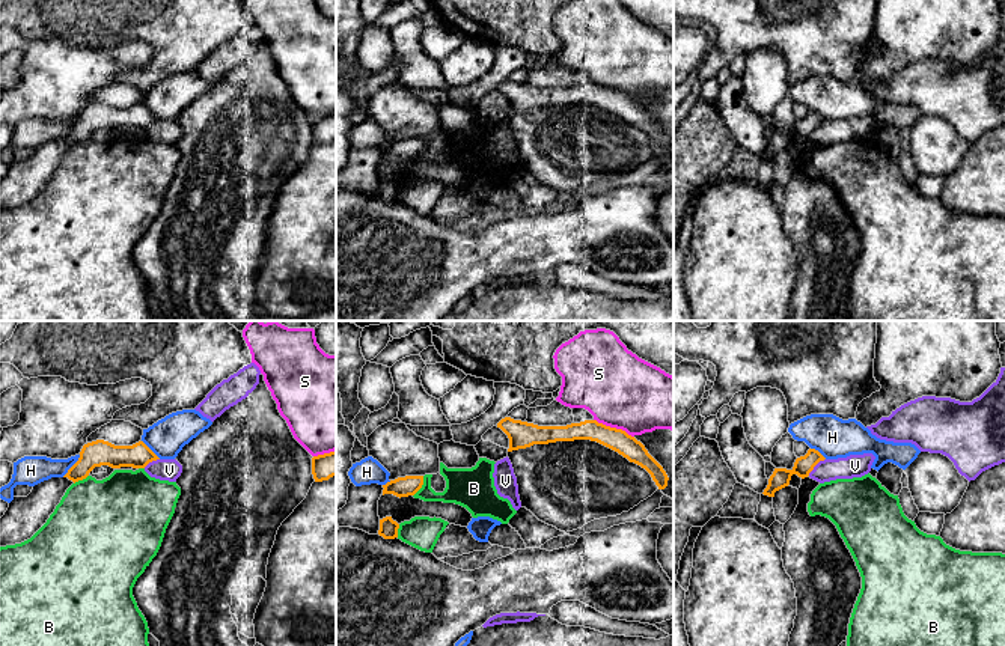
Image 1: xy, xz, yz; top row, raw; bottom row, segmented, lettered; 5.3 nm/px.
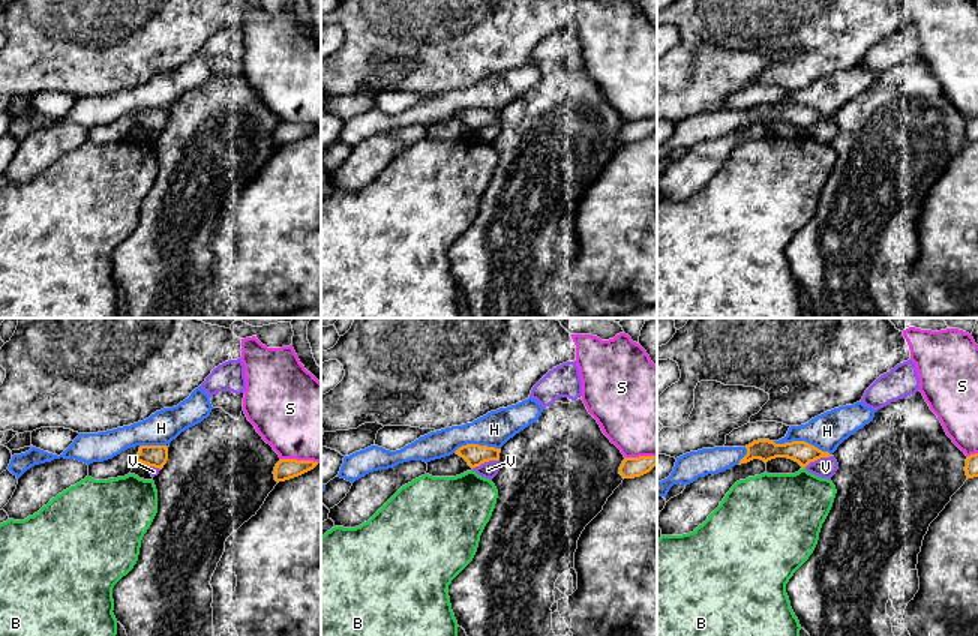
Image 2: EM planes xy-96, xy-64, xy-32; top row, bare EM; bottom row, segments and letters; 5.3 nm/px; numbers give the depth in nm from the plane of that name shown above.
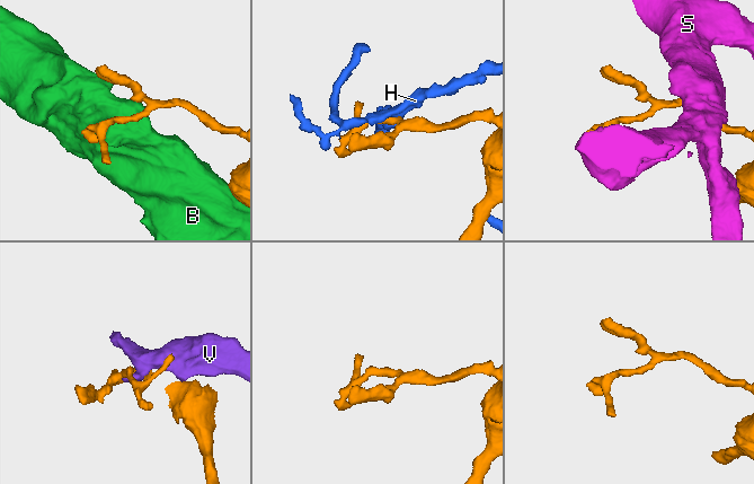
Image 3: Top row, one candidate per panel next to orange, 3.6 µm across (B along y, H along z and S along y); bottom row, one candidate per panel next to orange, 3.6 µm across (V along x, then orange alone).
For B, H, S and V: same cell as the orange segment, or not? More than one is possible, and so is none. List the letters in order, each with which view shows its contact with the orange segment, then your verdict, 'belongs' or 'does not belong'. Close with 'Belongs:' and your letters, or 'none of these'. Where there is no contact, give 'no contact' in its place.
B: meets orange in xz; does not belong
H: meets orange in xy; does not belong
S: meets orange in xz; does not belong
V: meets orange in yz; does not belong
Belongs: none of these

